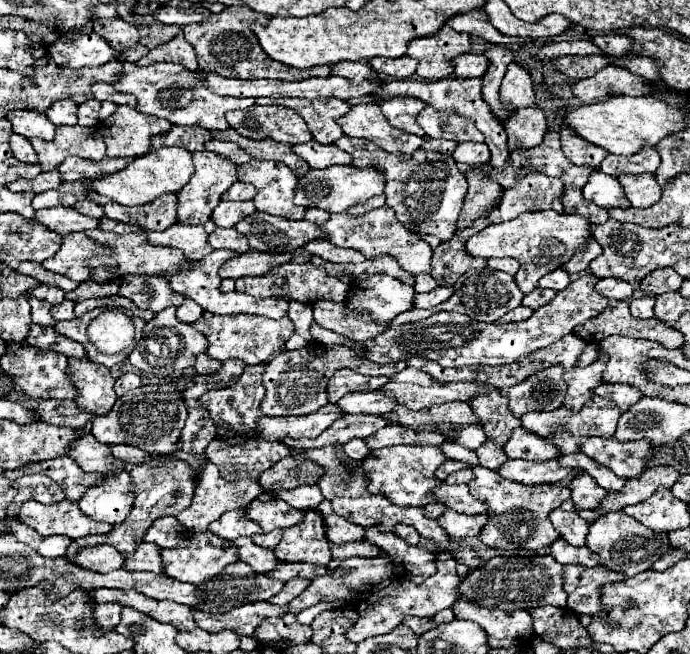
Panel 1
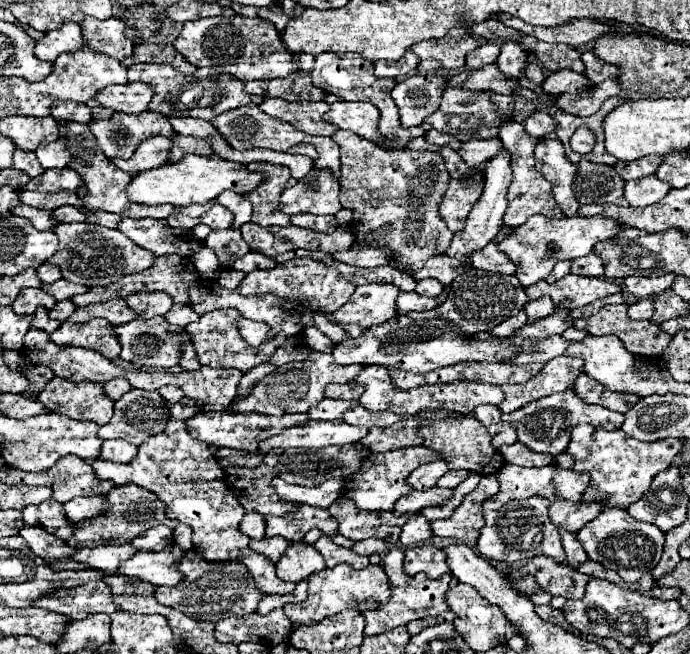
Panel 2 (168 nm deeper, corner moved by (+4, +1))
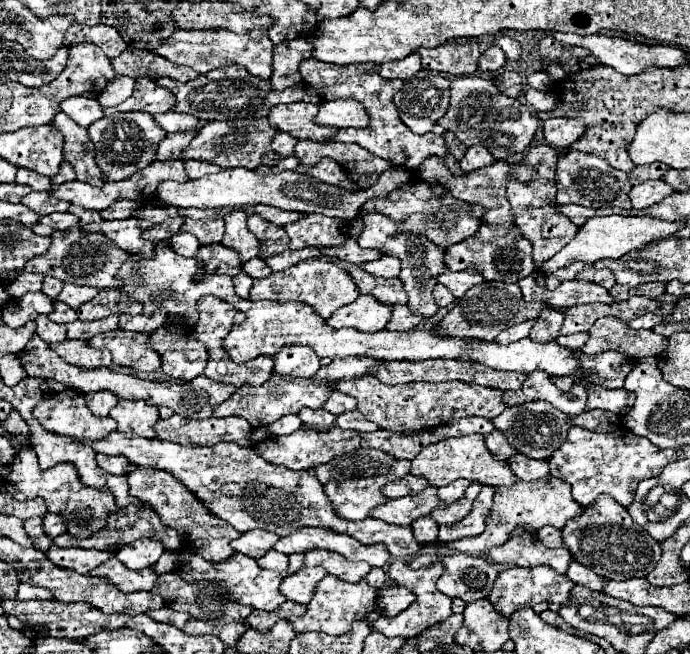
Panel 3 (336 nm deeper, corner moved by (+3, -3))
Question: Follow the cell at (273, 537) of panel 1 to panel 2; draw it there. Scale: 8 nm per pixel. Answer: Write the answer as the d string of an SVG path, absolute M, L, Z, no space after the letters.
M272 537L272 539L262 539L262 541L250 541L250 549L268 557L272 563L278 563L280 557L284 555L288 547L288 541L286 539L280 539L280 537Z

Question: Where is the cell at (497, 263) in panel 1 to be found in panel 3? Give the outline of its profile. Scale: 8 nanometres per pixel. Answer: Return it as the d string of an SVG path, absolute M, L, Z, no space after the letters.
M483 223L475 235L447 249L445 263L451 271L475 269L487 281L505 281L505 283L517 283L519 279L523 279L535 269L535 263L531 257L531 243L521 235L515 223L503 223L503 225Z

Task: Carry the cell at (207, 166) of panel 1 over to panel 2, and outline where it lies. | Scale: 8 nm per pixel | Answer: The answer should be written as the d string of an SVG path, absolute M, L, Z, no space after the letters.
M212 203L206 205L188 205L188 207L174 207L174 211L166 217L168 227L178 229L192 229L200 223L200 215L206 213L212 207Z

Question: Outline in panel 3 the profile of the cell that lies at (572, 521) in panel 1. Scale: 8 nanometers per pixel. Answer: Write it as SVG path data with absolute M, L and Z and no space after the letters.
M575 559L571 561L571 565L569 565L569 569L567 569L567 577L569 577L571 581L579 583L579 585L585 585L585 587L593 589L593 591L603 591L605 579L601 579L597 573L593 573L589 567L577 563Z

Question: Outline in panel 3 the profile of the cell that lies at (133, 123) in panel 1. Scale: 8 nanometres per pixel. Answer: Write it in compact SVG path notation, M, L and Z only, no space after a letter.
M121 113L103 117L89 127L91 141L97 149L97 165L103 171L107 181L121 181L133 175L135 171L147 167L155 159L155 149L159 141L167 135L149 113Z

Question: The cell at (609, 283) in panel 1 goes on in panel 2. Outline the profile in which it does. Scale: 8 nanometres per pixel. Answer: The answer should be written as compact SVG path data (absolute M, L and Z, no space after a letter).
M568 273L554 285L548 285L546 281L534 283L532 287L526 289L528 299L540 299L544 295L552 297L556 307L566 307L566 309L576 309L582 305L588 305L596 299L608 297L612 293L622 291L622 287L606 277L580 277Z

